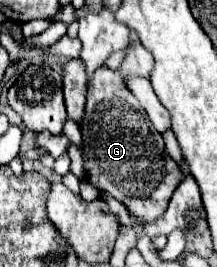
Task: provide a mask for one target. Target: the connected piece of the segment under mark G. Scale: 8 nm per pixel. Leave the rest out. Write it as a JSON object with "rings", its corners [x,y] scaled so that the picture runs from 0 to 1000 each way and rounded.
{"rings":[[[461,251],[433,266],[424,296],[406,296],[396,408],[369,453],[369,491],[406,685],[562,753],[645,843],[710,835],[747,813],[802,708],[848,678],[857,648],[756,566],[747,506],[700,476],[700,453],[664,431],[664,408],[581,333],[535,266]]]}

